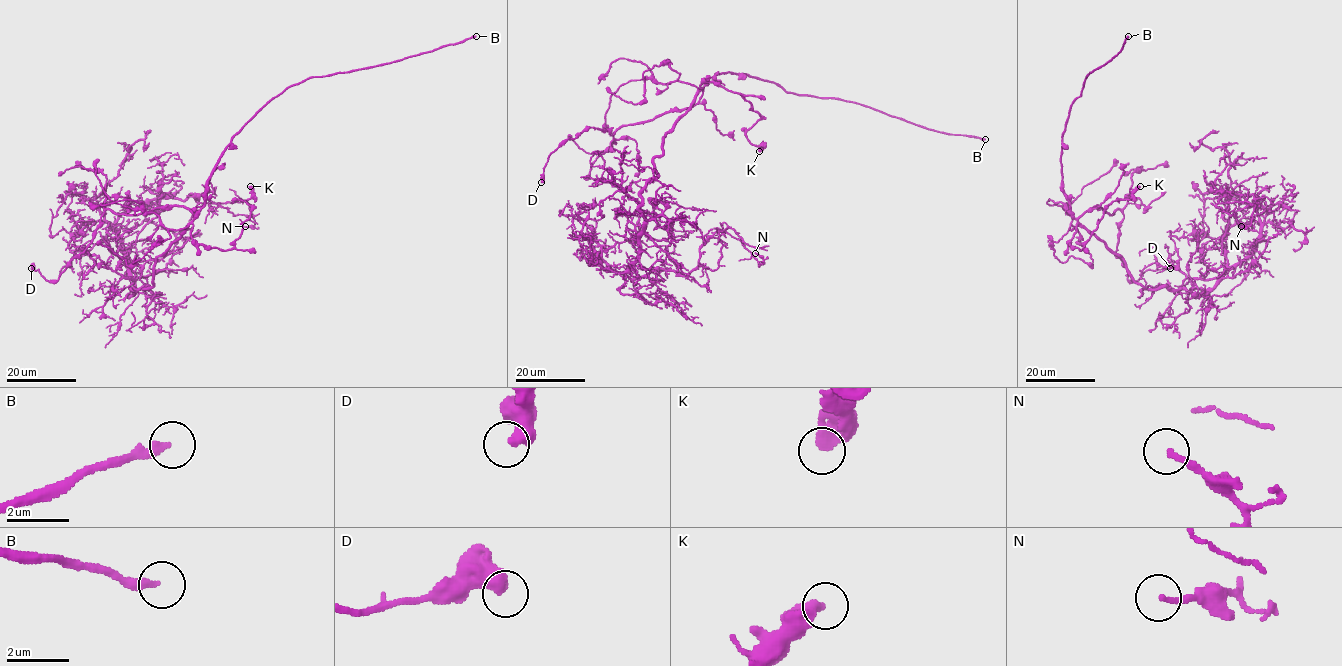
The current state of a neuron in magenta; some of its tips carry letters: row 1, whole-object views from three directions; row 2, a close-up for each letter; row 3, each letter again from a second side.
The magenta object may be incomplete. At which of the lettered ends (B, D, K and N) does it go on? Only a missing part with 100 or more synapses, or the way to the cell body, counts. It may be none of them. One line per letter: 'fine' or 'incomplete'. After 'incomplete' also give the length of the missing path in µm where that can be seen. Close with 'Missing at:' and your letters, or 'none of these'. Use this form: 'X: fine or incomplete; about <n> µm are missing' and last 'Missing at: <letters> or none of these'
B: incomplete; about 350 µm are missing
D: fine
K: fine
N: fine
Missing at: B

